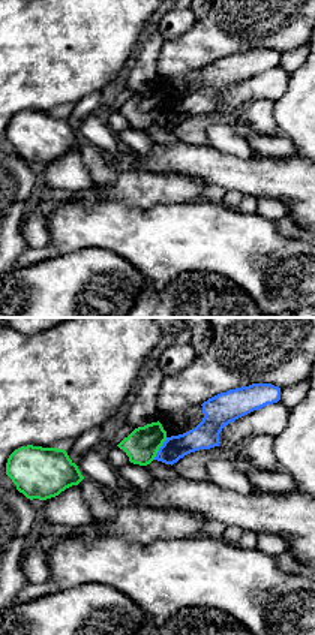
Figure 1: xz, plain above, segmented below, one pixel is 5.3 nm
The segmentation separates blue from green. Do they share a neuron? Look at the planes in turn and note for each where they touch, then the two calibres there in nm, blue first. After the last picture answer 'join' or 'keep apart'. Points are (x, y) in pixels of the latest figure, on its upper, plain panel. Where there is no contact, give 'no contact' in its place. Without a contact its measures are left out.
contact (159, 113); calibres 140 and 180 nm

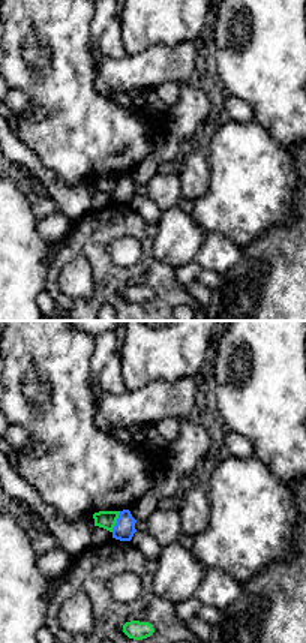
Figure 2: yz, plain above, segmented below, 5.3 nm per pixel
contact (117, 186); calibres 110 and 100 nm

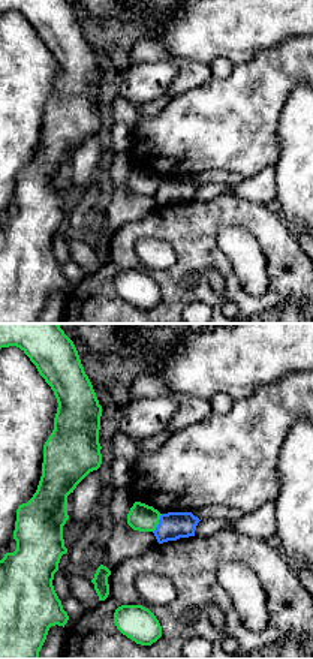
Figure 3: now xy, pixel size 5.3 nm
contact (159, 187); calibres 150 and 150 nm

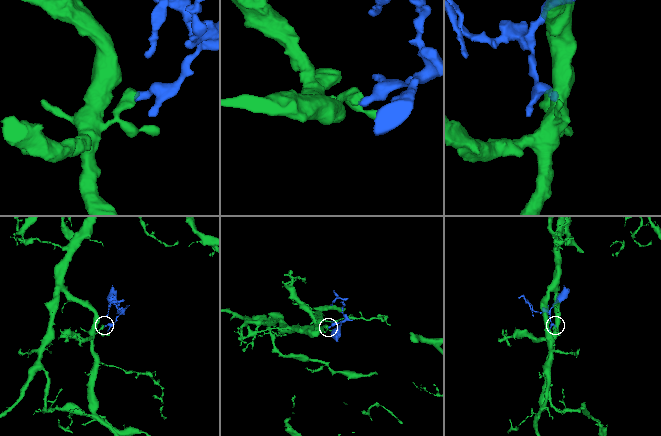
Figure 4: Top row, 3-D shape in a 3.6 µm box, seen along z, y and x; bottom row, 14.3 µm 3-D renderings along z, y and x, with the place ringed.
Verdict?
keep apart

